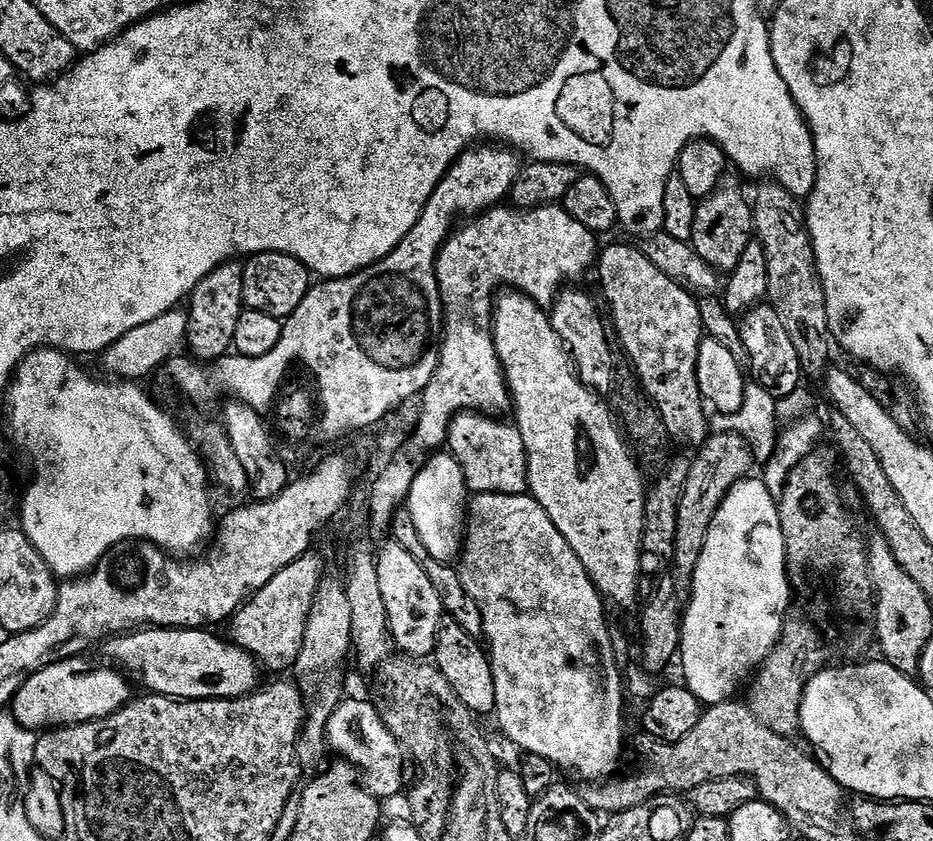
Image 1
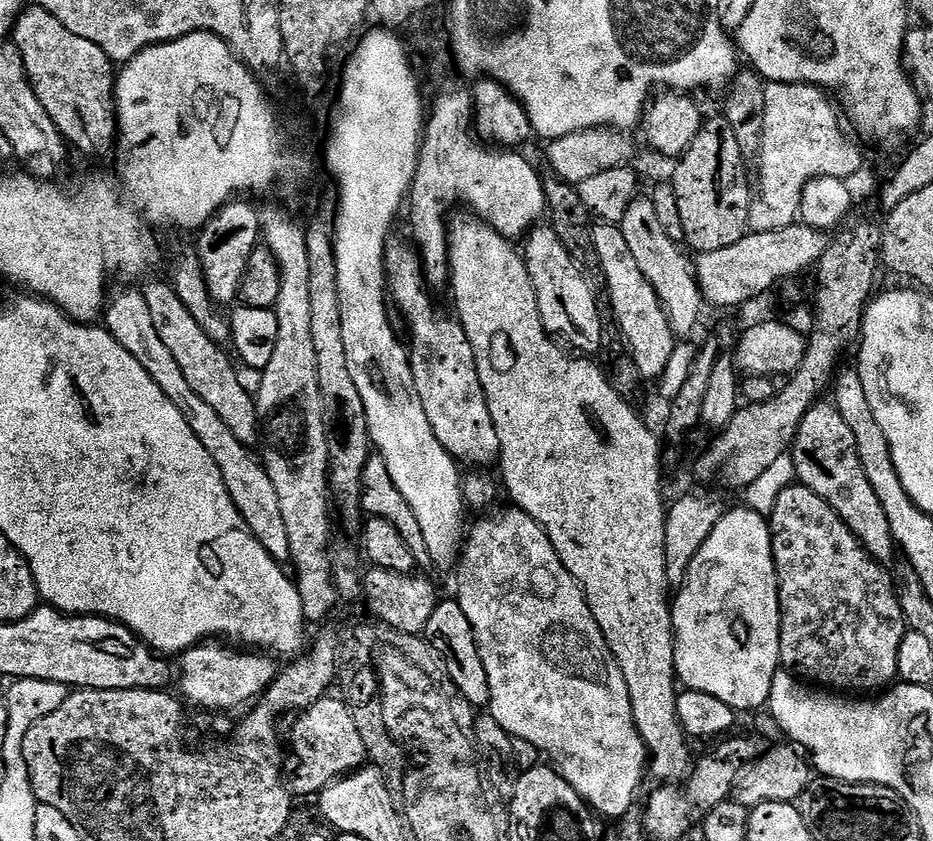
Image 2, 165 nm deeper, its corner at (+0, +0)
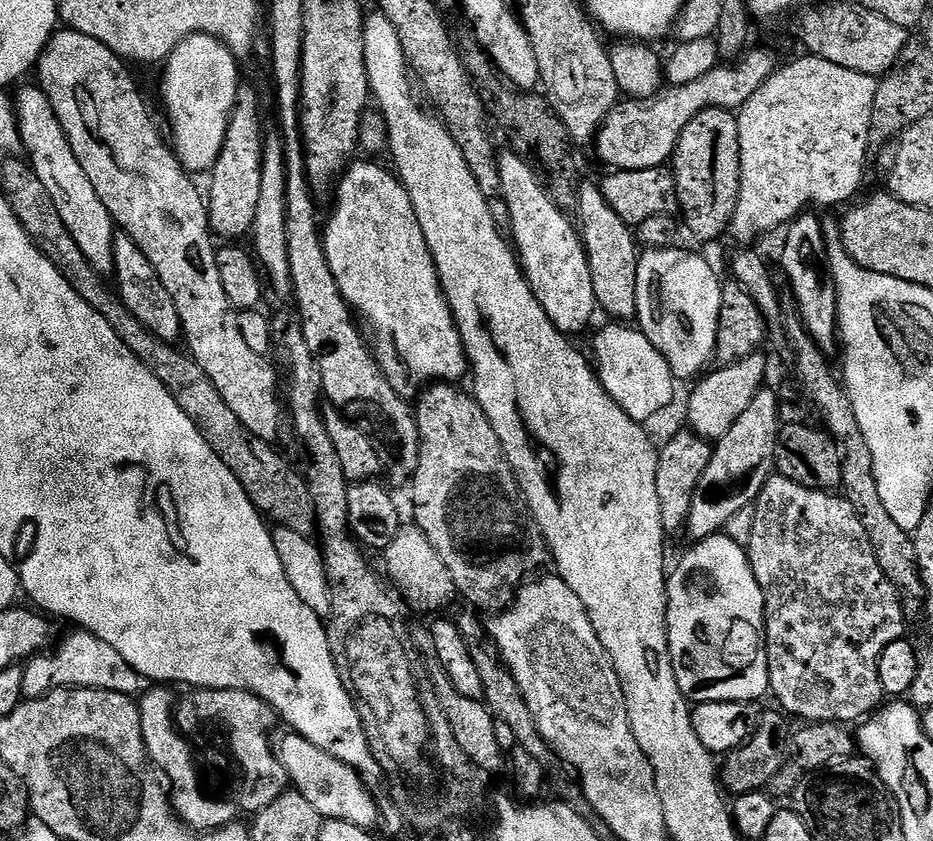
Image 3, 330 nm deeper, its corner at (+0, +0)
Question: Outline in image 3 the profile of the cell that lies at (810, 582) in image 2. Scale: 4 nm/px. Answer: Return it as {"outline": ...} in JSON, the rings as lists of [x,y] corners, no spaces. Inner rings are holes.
{"outline":[[[773,474],[762,486],[758,498],[754,501],[754,530],[750,534],[750,542],[746,546],[748,561],[754,570],[754,578],[758,578],[758,586],[762,586],[764,595],[764,637],[768,651],[768,686],[771,695],[792,716],[804,720],[800,722],[819,722],[821,724],[839,724],[856,720],[860,722],[869,714],[875,713],[885,699],[882,682],[878,678],[878,658],[882,658],[882,650],[890,646],[890,642],[901,639],[905,635],[904,605],[894,585],[888,581],[882,566],[878,566],[878,558],[874,558],[874,546],[870,546],[870,538],[862,527],[862,518],[858,518],[854,506],[845,500],[843,495],[832,490],[807,488],[790,478]]]}

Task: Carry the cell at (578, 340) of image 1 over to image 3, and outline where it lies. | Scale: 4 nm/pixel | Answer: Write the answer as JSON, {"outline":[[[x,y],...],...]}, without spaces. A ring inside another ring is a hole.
{"outline":[[[511,150],[501,151],[500,158],[500,189],[504,195],[504,201],[508,203],[510,210],[511,239],[514,241],[515,251],[518,253],[521,268],[528,278],[528,285],[534,290],[542,310],[554,322],[557,330],[565,334],[580,332],[592,320],[592,315],[597,315],[598,305],[594,294],[594,282],[588,265],[588,255],[584,252],[583,239],[572,224],[567,215],[560,211],[560,207],[552,201],[547,188],[537,176],[532,166],[526,163],[521,156],[517,156]]]}

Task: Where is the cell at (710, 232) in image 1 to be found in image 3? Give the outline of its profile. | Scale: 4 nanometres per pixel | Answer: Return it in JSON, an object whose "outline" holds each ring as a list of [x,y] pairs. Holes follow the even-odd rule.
{"outline":[[[721,108],[702,110],[686,130],[682,130],[682,138],[676,147],[676,154],[670,161],[671,171],[676,177],[676,203],[679,215],[684,215],[682,224],[700,240],[716,240],[729,231],[732,215],[738,206],[740,192],[740,160],[739,160],[739,122],[731,112]]]}

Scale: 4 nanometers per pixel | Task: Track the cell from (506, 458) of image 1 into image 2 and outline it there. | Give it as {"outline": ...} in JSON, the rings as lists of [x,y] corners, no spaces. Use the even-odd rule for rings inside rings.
{"outline":[[[389,243],[384,251],[384,271],[387,291],[391,299],[392,296],[396,299],[412,331],[410,359],[414,386],[418,386],[418,398],[422,398],[434,438],[438,438],[453,460],[461,465],[473,464],[476,467],[473,469],[488,470],[500,459],[498,430],[494,430],[494,418],[490,418],[490,406],[478,378],[478,366],[466,330],[451,315],[443,316],[428,297],[430,289],[424,282],[420,253],[411,243]]]}

